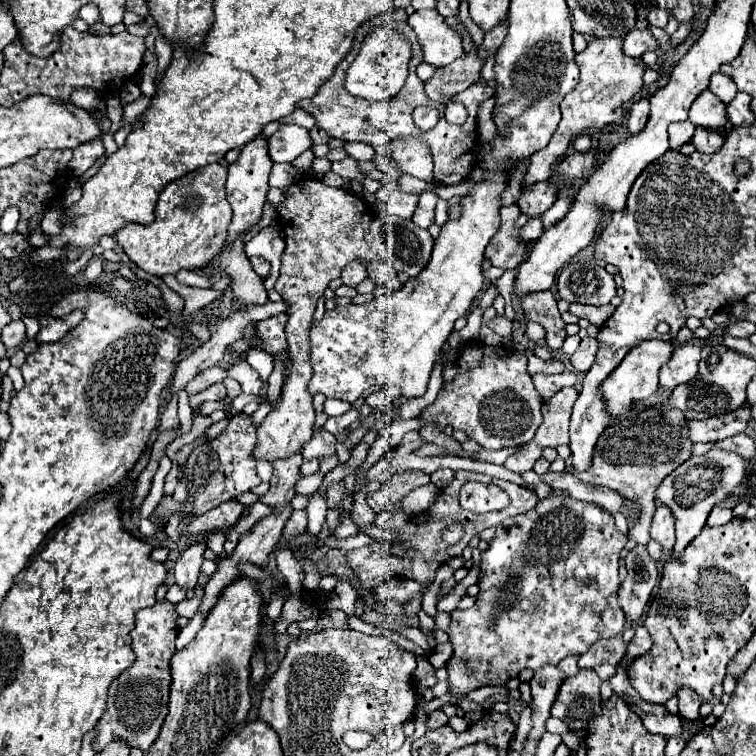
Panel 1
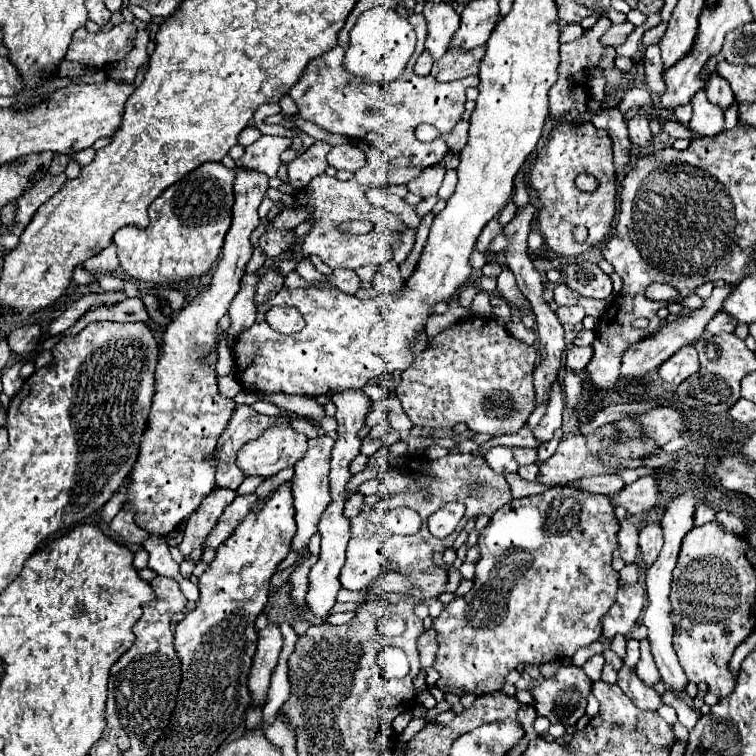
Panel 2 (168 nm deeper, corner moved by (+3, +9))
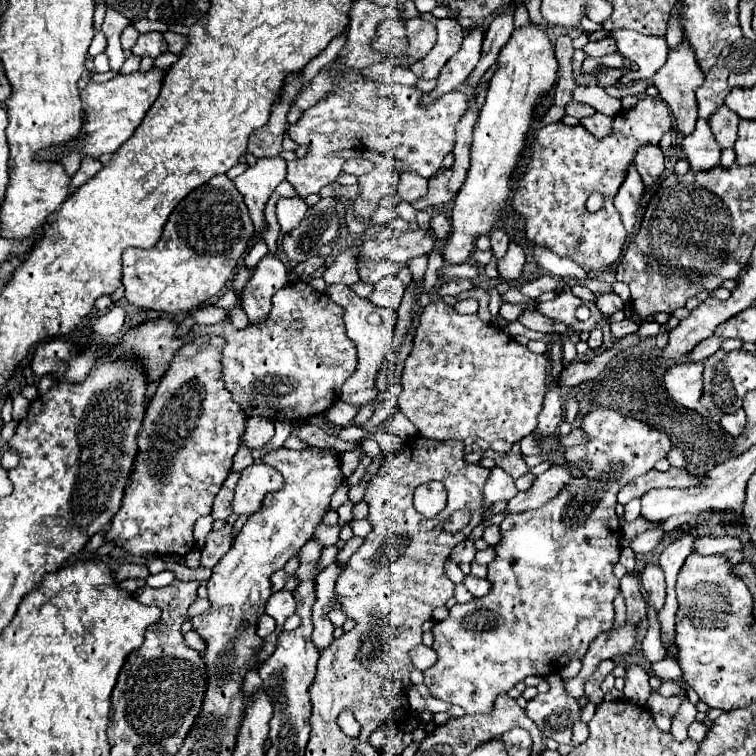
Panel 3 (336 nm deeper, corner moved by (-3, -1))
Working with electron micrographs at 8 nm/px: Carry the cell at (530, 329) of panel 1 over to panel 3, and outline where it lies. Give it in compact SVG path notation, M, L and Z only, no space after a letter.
M510 240L510 248L508 248L506 256L498 262L498 272L500 272L502 280L506 280L506 282L518 280L522 274L524 262L526 262L524 248L516 240Z

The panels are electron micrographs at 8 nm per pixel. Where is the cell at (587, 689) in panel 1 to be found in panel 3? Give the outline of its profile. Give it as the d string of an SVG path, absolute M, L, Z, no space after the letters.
M560 676L546 678L550 690L546 694L536 694L526 706L526 714L542 728L546 738L554 738L560 744L572 742L572 726L580 720L582 706L576 698L568 696Z

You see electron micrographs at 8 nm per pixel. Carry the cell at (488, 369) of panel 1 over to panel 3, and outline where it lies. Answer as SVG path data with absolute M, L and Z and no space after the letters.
M436 300L426 306L416 330L414 348L406 358L402 372L398 406L428 440L466 440L472 436L484 442L506 440L514 444L536 430L536 418L542 410L546 392L546 376L548 360L542 354L534 354L526 346L518 344L498 324L482 322L476 314L456 314L452 306Z

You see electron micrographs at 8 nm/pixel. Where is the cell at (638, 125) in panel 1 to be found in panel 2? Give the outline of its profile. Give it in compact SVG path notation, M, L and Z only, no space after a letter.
M634 116L632 122L628 122L628 132L630 132L630 142L638 148L644 148L652 144L652 132L648 126L648 120L644 116Z

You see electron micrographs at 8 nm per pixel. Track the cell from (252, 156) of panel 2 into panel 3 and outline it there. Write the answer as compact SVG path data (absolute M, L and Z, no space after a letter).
M280 156L260 158L254 166L248 166L240 176L234 178L236 188L244 196L244 202L250 210L256 234L264 226L264 206L274 192L274 188L286 178L286 160Z

